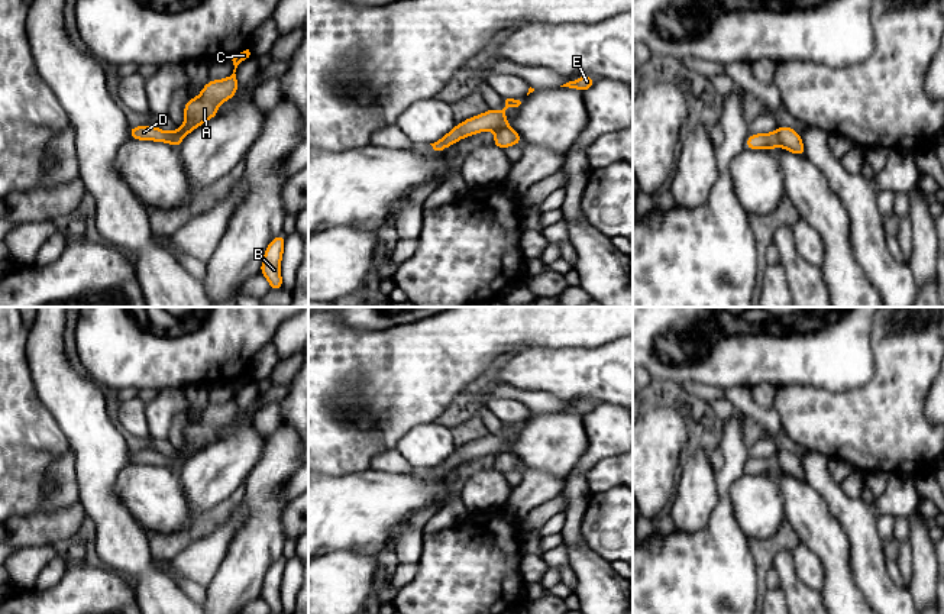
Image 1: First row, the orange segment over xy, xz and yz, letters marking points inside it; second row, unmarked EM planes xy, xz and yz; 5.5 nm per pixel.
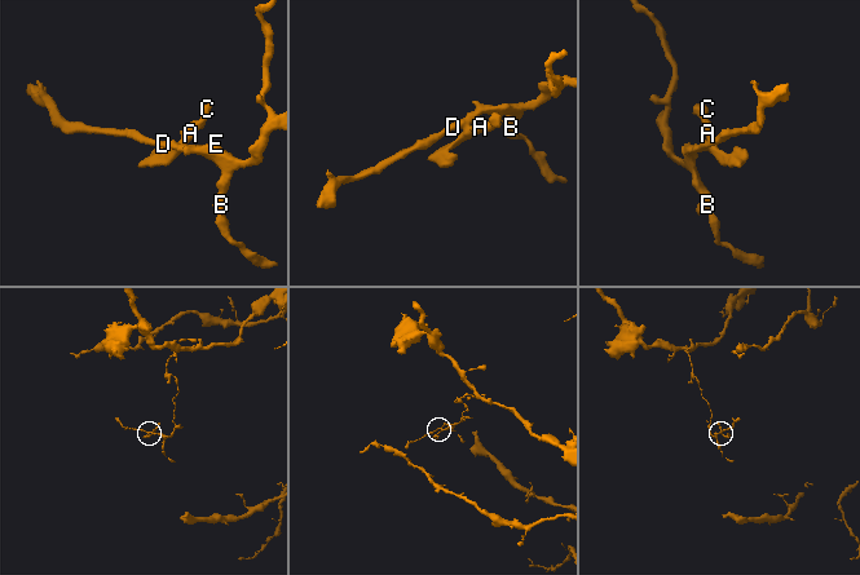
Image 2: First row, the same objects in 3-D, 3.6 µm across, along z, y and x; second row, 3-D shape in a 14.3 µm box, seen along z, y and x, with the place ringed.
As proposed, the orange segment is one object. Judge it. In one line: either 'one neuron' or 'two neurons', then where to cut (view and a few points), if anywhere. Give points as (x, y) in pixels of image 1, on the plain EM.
two neurons | yz (776, 455), (779, 468)

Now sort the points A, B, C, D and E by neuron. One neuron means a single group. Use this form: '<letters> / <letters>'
A C / B D E

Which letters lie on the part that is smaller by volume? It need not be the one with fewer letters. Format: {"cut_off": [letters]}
{"cut_off": ["A", "C"]}

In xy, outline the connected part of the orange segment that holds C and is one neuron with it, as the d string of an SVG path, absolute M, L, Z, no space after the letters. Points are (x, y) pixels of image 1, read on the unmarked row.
M249 374L236 379L232 385L235 390L233 398L224 404L210 404L201 414L200 420L190 423L184 430L185 446L177 453L181 465L194 453L219 439L219 429L229 426L235 417L239 414L239 407L236 403L237 390L249 382Z

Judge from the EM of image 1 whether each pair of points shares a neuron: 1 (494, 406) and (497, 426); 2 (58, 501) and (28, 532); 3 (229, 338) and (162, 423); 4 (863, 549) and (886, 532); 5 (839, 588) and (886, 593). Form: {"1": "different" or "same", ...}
{"1": "different", "2": "different", "3": "different", "4": "different", "5": "different"}

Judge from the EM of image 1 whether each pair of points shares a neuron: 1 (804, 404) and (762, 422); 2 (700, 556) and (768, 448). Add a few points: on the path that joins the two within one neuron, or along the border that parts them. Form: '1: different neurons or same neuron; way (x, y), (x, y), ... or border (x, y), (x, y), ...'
1: different neurons; border (773, 406), (782, 430), (798, 443)
2: different neurons; border (747, 443), (749, 458)

